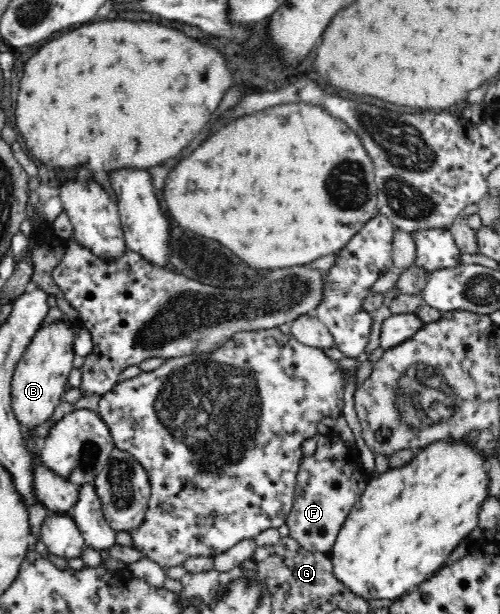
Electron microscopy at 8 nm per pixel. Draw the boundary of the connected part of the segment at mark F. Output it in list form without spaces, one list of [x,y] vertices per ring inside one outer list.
[[[330,432],[328,435],[316,436],[317,448],[314,454],[302,459],[295,486],[292,513],[288,516],[286,524],[289,526],[289,535],[298,541],[302,548],[310,552],[329,553],[334,546],[337,534],[344,521],[350,515],[352,508],[363,495],[368,484],[368,473],[358,466],[358,453],[356,448],[347,448],[340,437]]]

